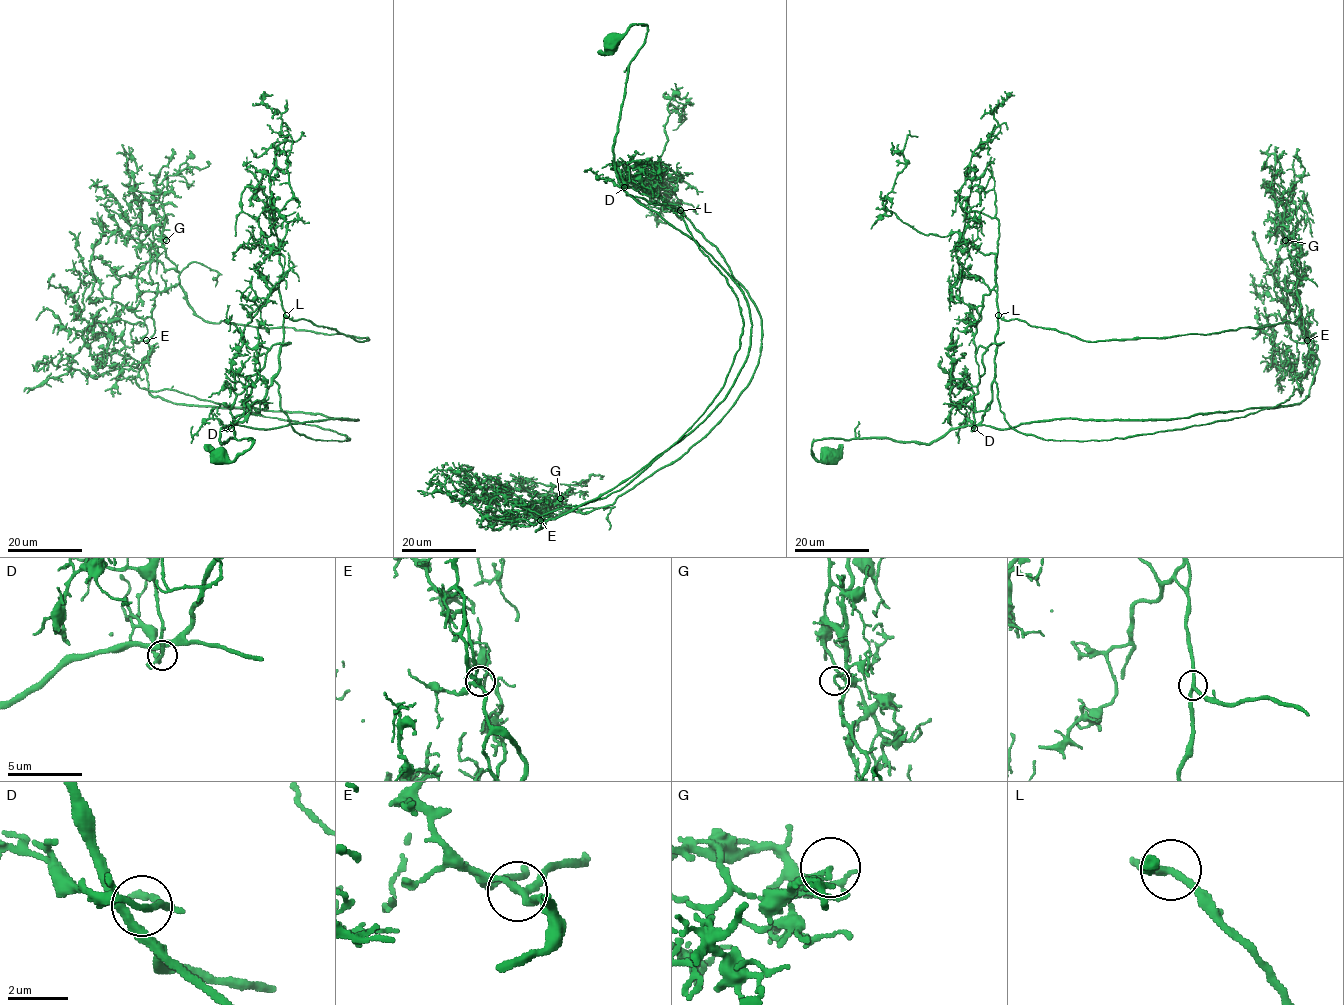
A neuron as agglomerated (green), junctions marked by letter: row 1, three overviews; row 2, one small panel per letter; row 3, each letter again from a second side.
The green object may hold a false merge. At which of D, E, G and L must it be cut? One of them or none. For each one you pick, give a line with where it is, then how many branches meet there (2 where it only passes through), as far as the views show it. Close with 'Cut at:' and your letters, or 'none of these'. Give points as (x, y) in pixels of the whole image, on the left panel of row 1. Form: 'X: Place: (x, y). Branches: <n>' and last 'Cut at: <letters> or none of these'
G: Place: (166, 240). Branches: 2
Cut at: G

